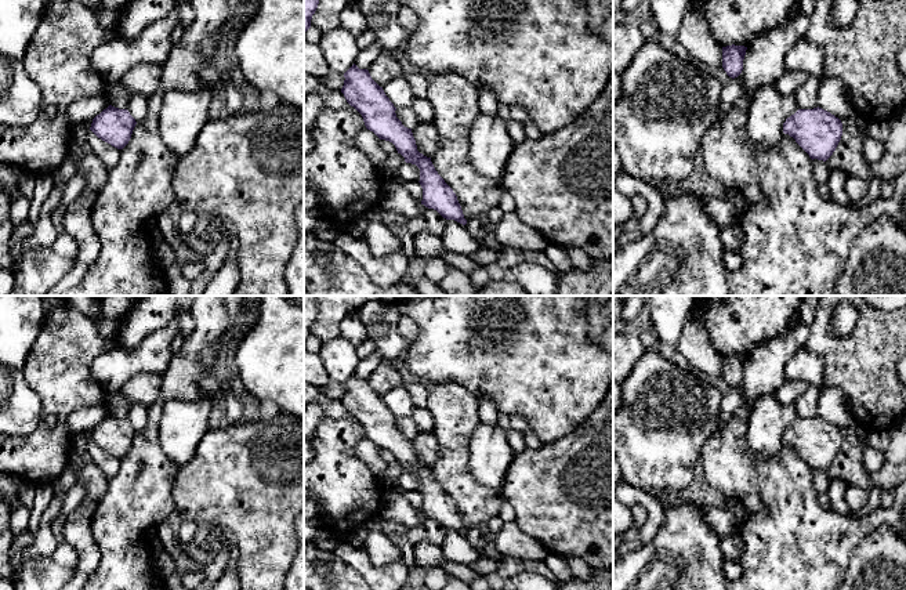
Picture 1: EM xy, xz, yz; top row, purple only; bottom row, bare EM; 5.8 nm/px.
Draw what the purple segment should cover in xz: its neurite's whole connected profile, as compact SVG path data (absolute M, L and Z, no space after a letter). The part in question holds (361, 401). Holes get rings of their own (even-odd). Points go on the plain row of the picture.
M355 373L344 383L344 387L341 402L347 412L362 424L366 438L380 449L392 452L406 473L420 478L421 514L436 520L446 529L465 535L467 529L456 503L438 484L431 467L417 460L412 438L405 437L396 427L396 417L383 397L372 388L367 379L359 379Z

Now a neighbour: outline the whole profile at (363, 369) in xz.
M374 351L369 358L366 359L359 359L356 368L355 368L355 374L359 379L369 379L372 372L384 361L384 356L380 351Z

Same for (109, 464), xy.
M91 439L88 441L88 455L91 457L91 463L102 471L108 481L117 474L120 468L120 459L102 450Z

